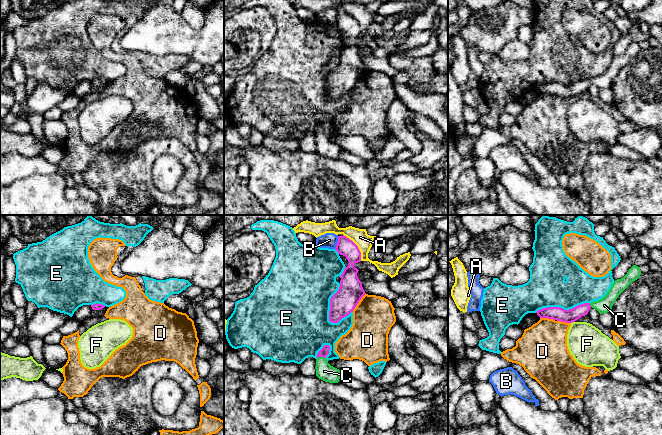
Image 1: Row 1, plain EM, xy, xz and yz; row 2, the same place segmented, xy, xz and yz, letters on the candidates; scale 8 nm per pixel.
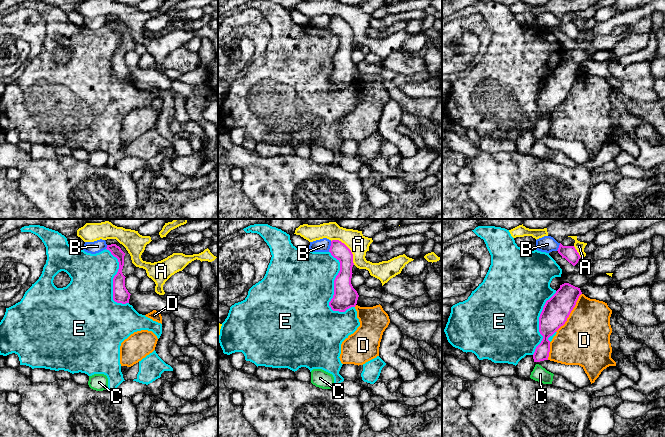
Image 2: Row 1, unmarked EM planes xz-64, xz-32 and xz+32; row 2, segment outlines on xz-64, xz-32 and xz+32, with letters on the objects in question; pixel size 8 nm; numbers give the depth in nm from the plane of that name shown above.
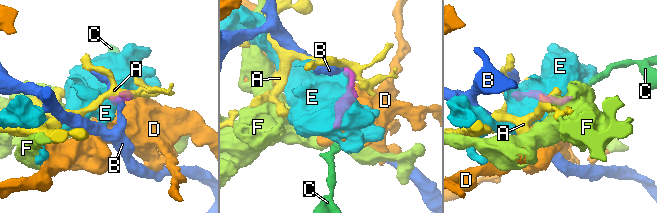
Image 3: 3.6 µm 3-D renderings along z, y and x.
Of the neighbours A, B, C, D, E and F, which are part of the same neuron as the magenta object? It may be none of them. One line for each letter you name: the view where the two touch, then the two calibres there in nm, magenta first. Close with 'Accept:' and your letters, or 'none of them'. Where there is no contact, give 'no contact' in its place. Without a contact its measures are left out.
C: contact in xz; calibres 70 and 140 nm
Accept: C

